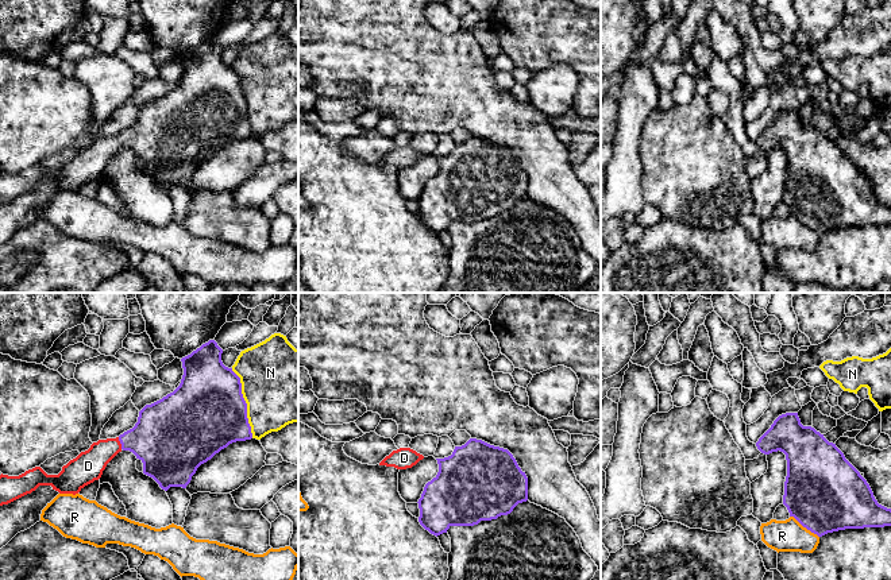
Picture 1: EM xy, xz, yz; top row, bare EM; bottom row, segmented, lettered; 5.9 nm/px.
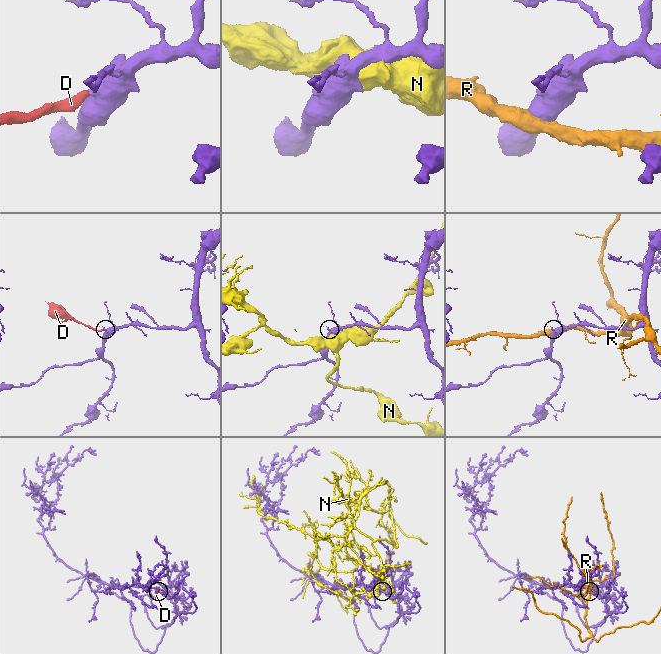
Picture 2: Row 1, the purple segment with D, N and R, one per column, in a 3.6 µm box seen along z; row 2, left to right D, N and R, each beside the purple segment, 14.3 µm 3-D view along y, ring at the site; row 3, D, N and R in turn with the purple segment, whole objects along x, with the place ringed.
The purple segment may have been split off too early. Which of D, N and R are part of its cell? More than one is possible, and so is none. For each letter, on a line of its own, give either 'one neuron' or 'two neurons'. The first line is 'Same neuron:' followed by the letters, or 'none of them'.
Same neuron: D
D: one neuron
N: two neurons
R: two neurons

